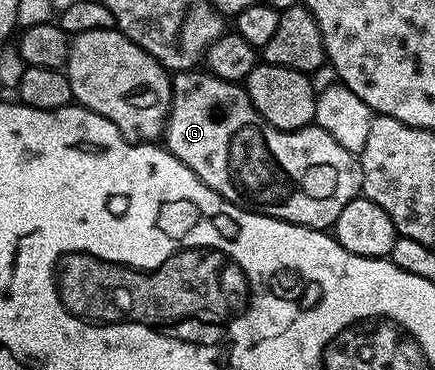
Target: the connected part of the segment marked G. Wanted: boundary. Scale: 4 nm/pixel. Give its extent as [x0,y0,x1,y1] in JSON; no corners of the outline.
[164,69,362,231]

